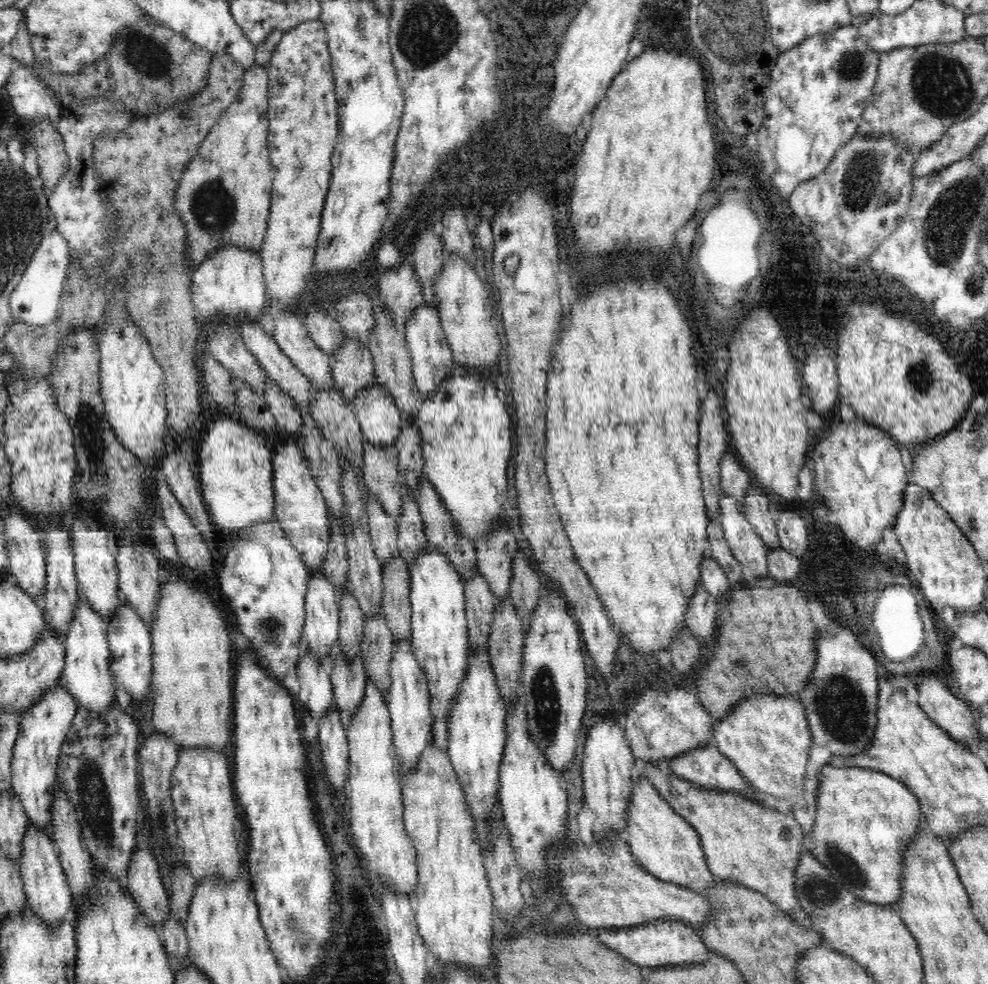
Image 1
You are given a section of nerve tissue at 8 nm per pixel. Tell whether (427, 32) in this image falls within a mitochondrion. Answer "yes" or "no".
yes

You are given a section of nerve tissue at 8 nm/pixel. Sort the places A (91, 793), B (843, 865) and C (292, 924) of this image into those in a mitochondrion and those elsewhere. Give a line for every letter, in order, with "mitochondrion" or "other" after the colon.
A: mitochondrion
B: mitochondrion
C: mitochondrion

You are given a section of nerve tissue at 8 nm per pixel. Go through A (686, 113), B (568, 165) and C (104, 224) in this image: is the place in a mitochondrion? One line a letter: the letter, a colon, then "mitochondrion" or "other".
A: other
B: other
C: mitochondrion

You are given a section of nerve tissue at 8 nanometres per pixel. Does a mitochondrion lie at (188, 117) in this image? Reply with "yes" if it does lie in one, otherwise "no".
yes

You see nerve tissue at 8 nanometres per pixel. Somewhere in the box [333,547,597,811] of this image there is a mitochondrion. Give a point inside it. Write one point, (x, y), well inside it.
(544, 695)

